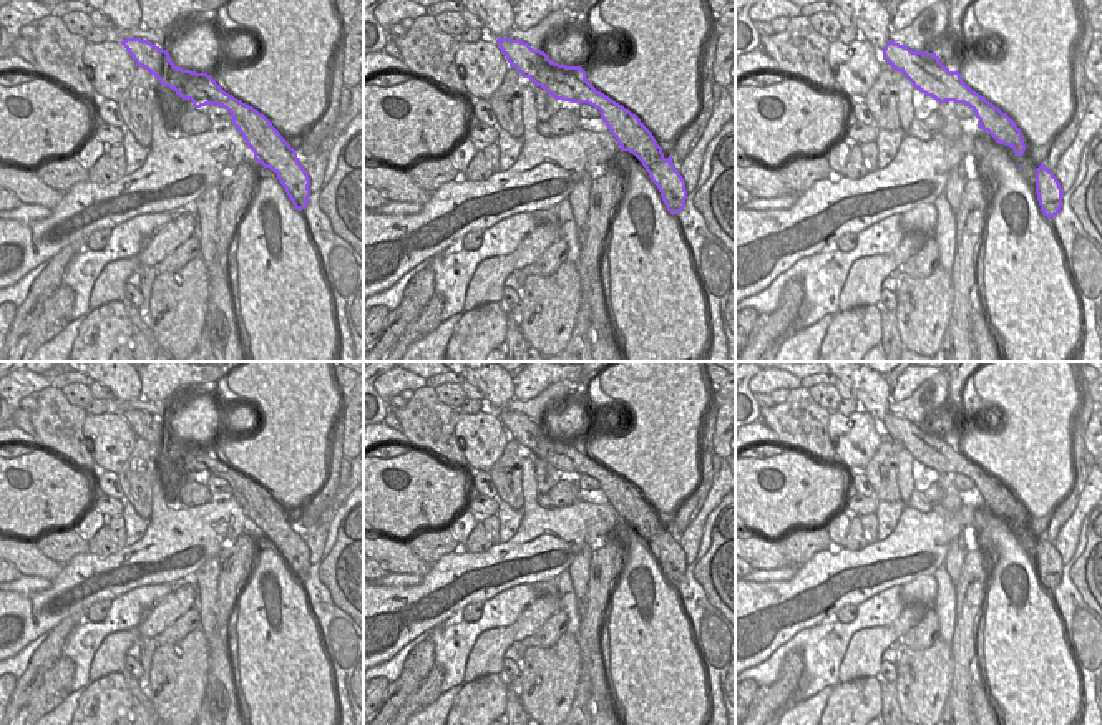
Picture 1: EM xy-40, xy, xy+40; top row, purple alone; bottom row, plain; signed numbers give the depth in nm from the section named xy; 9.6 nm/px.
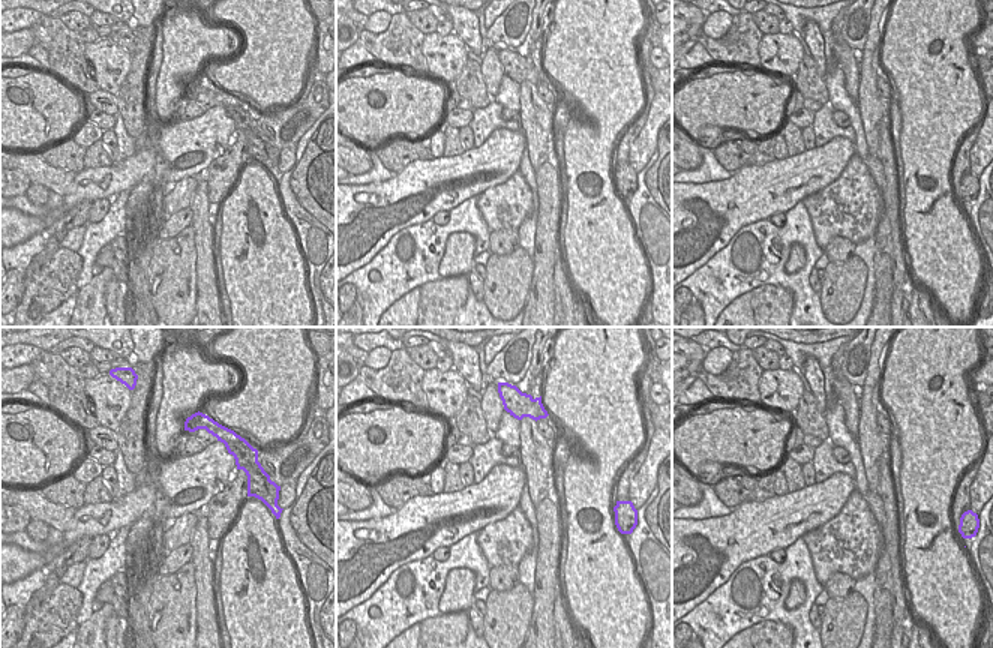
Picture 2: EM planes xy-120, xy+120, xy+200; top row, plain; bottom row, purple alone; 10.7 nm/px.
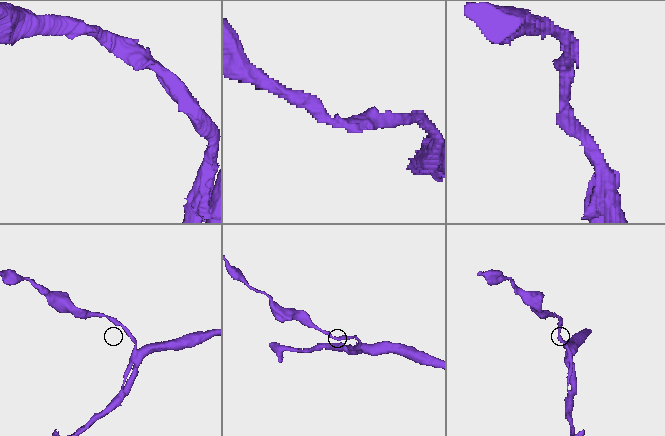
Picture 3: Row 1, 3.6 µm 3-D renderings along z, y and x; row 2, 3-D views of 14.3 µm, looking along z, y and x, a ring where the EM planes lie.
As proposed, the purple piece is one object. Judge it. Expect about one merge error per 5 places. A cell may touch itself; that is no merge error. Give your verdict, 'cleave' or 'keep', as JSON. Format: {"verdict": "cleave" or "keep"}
{"verdict": "keep"}

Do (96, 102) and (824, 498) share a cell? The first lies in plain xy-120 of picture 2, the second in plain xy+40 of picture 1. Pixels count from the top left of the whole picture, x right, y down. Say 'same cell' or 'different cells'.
different cells

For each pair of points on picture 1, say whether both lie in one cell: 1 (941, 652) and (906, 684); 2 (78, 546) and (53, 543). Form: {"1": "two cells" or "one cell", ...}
{"1": "one cell", "2": "one cell"}

